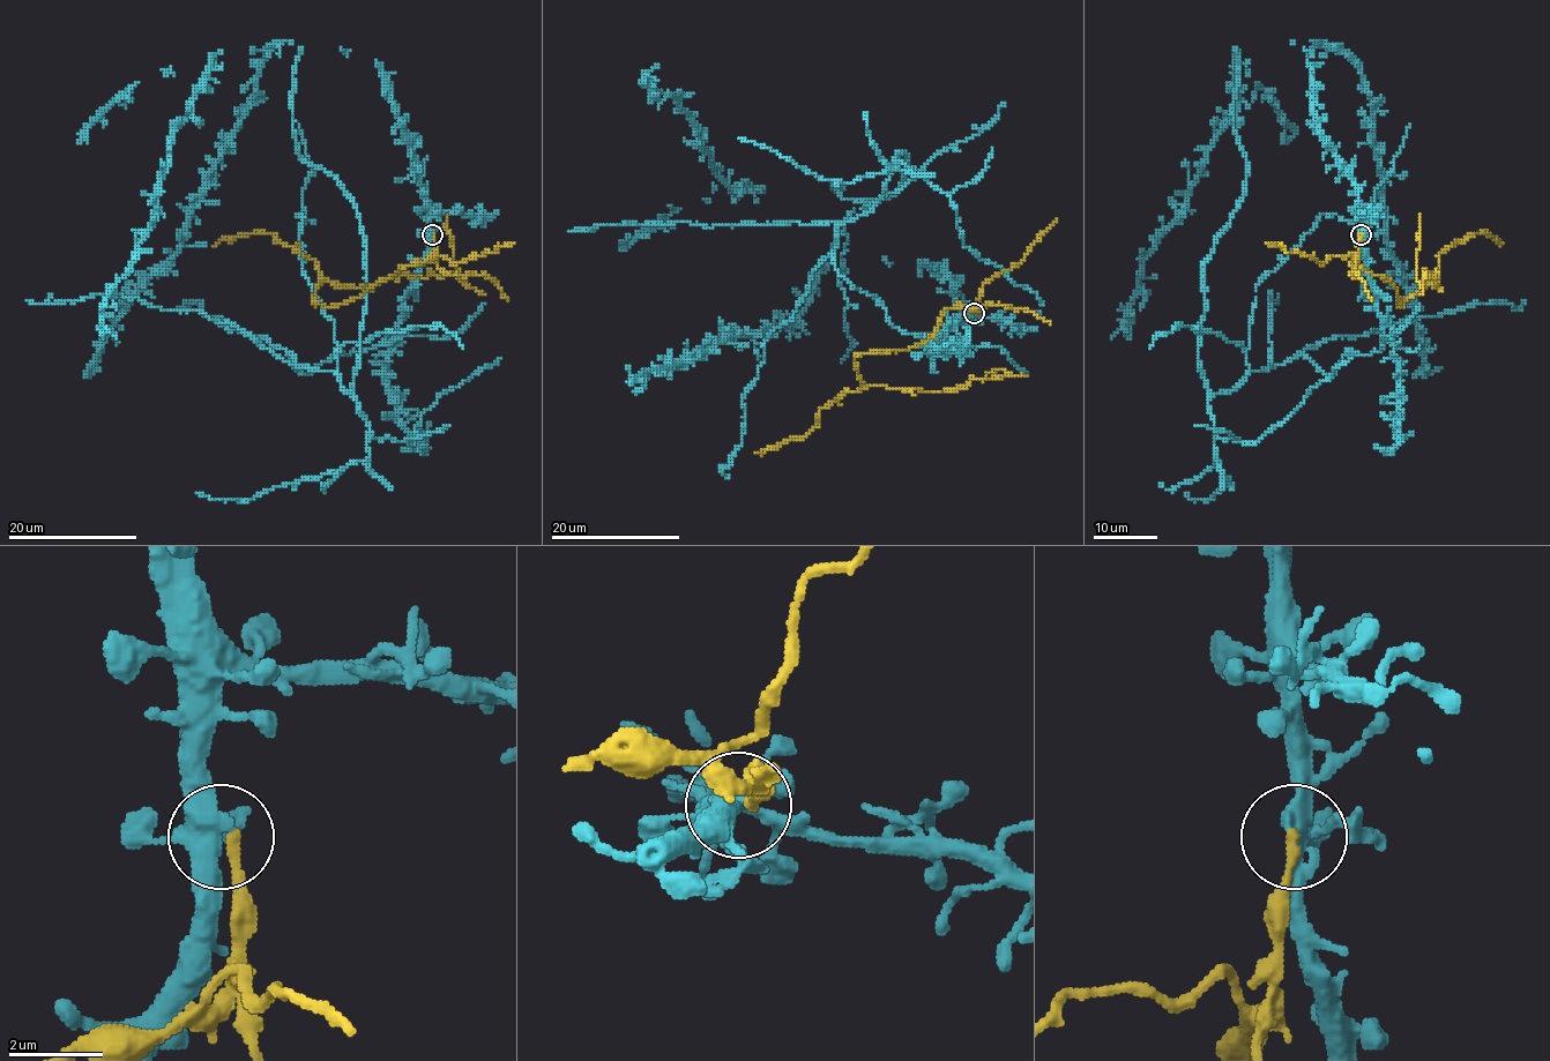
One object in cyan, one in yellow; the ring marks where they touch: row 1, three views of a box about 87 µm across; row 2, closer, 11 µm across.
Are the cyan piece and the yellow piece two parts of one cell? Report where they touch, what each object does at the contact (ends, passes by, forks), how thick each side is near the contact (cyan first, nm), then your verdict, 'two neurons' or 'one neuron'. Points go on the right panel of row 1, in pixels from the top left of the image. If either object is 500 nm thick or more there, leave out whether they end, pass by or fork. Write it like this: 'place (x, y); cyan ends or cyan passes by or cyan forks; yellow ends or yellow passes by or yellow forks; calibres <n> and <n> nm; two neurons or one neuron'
place (1361, 234); cyan forks; yellow ends; calibres 400 and 220 nm; two neurons

